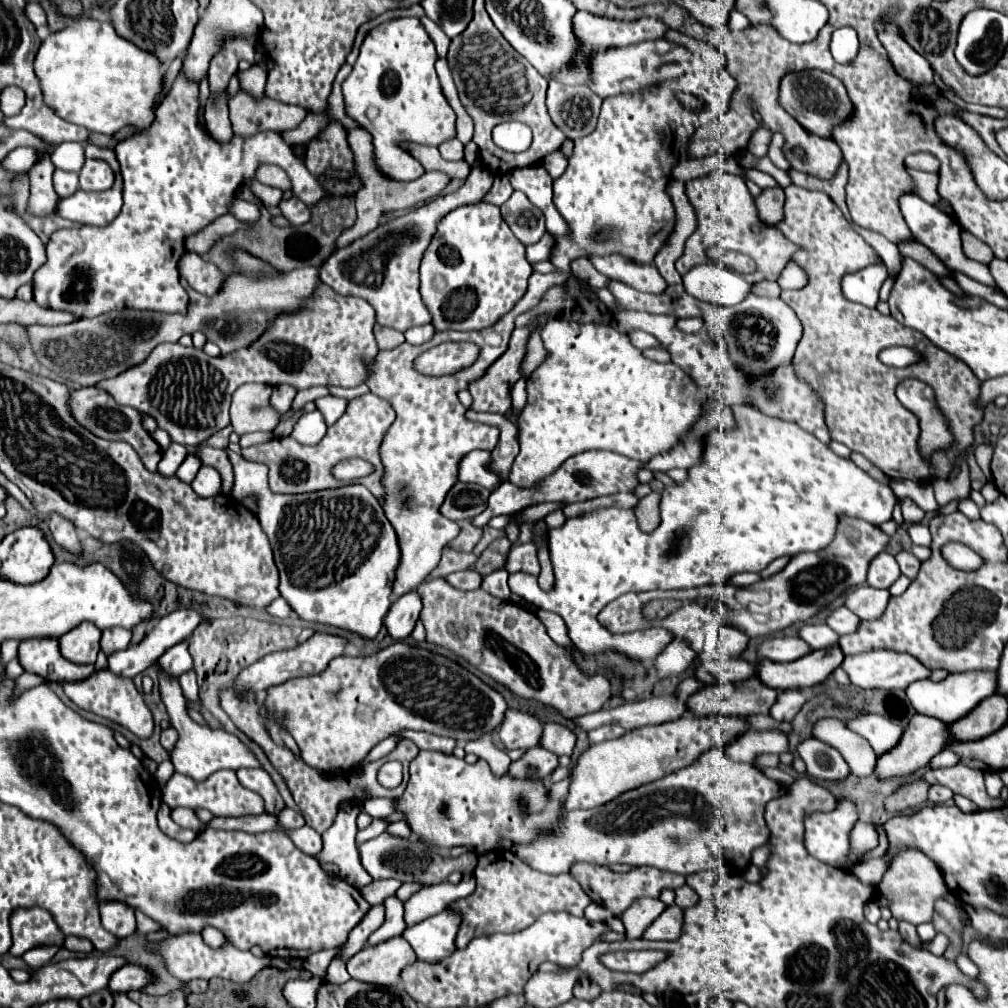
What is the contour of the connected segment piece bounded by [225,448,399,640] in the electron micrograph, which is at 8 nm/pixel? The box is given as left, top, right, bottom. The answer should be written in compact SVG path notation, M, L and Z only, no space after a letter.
M225 448L235 472L233 498L243 496L259 498L259 520L263 532L269 536L275 564L279 568L279 592L289 602L291 610L305 622L317 622L349 630L363 640L373 640L383 626L383 616L391 606L391 584L399 564L397 536L389 520L385 518L381 502L361 484L343 486L335 490L323 490L313 494L273 494L267 484L267 466L247 462L241 454Z

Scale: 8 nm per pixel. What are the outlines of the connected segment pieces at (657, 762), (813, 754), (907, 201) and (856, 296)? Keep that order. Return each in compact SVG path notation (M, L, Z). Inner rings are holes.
M691 714L681 716L679 720L665 724L645 724L625 736L593 744L589 746L577 760L571 772L569 794L563 800L565 810L579 808L597 808L613 798L621 796L627 790L639 788L651 780L659 780L687 764L691 764L699 754L713 746L725 746L735 736L743 734L749 726L737 716L707 716L707 718L691 718Z
M807 738L797 746L797 754L807 764L807 774L815 780L843 780L849 776L847 762L829 744Z
M905 194L905 196L901 196L901 198L899 198L899 208L901 208L901 212L903 212L903 218L905 218L905 222L907 222L909 230L911 230L911 234L913 234L913 238L915 238L917 242L925 244L945 266L949 266L949 268L953 268L953 270L961 270L963 274L975 278L977 282L983 282L985 286L997 288L997 282L993 280L989 268L987 268L985 264L975 262L975 260L971 260L971 258L965 256L965 252L963 252L963 248L961 248L961 238L959 238L959 236L961 236L959 224L957 224L951 216L947 216L947 214L935 210L931 204L923 202L923 200L921 200L919 196L915 196L915 194Z
M879 258L877 264L873 262L867 268L863 268L861 272L843 276L843 280L841 280L843 296L851 302L861 302L861 304L873 308L879 300L879 288L885 282L885 278L887 278L887 266Z

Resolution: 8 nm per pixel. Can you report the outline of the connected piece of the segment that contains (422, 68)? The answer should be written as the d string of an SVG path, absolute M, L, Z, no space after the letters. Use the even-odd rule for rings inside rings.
M397 18L379 24L367 34L361 46L361 54L353 66L353 72L343 82L347 114L355 118L361 124L361 128L365 128L373 136L377 164L383 172L387 172L387 176L395 180L415 180L425 172L423 166L401 146L403 142L439 146L441 142L455 138L455 112L449 106L447 98L443 96L443 88L435 72L435 62L437 62L435 44L427 36L419 18Z

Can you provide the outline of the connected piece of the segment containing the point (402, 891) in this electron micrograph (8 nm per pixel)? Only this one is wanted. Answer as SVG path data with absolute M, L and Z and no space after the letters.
M407 882L407 884L403 884L399 890L397 890L397 896L405 902L407 898L411 898L415 892L419 892L419 890L423 890L425 886L421 884L421 882Z

